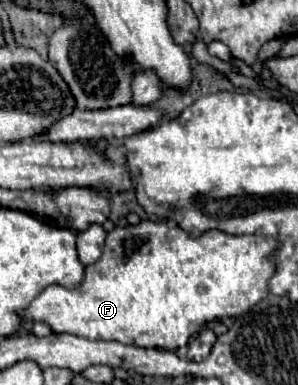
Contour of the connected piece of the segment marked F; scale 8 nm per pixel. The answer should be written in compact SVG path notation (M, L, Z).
M144 220L138 226L116 226L106 236L106 244L104 244L100 260L96 260L94 264L86 266L82 284L78 284L76 288L64 288L60 284L50 284L48 288L44 288L44 292L40 292L34 298L34 302L26 310L22 310L22 318L26 322L44 322L56 334L74 334L74 336L84 336L88 340L116 340L120 344L132 344L132 346L142 346L142 348L178 350L206 322L212 322L212 320L218 320L218 318L228 318L228 316L238 316L242 312L248 312L262 298L266 298L266 294L268 294L268 280L274 274L274 264L268 260L268 254L270 254L270 250L276 248L276 244L278 242L274 238L230 236L226 232L220 232L220 230L208 230L200 238L190 238L182 228L178 228L176 224L168 224L168 222L150 222L150 220Z

